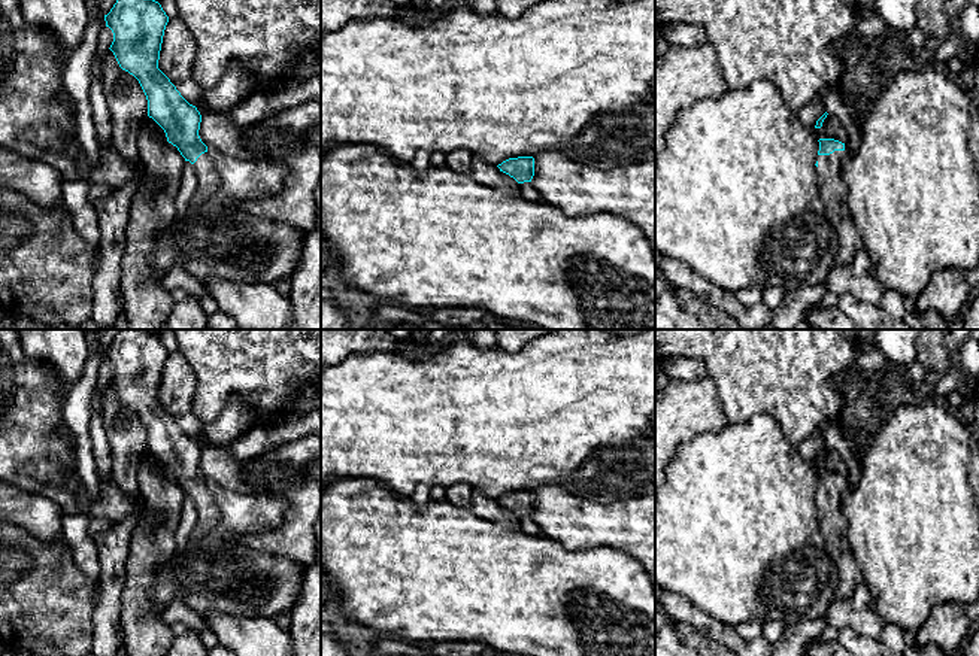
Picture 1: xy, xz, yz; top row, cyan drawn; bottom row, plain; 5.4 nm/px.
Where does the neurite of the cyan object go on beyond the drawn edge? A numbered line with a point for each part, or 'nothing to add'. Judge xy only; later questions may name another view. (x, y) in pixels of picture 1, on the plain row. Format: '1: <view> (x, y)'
1: xy (208, 512)

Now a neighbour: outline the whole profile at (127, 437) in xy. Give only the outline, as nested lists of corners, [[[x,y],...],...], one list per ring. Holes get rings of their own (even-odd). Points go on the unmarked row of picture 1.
[[[109,383],[98,400],[98,410],[112,453],[110,479],[134,501],[140,496],[137,468],[148,450],[148,434],[139,414],[122,404]]]

